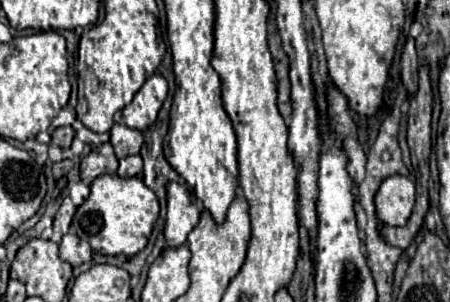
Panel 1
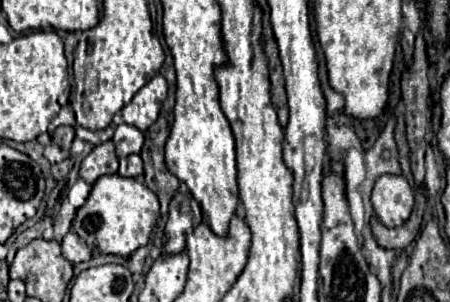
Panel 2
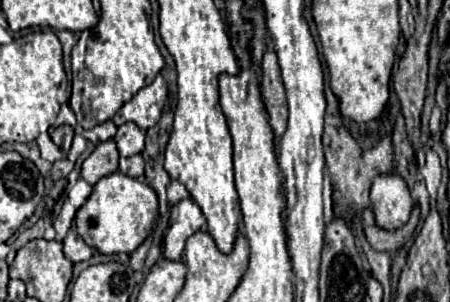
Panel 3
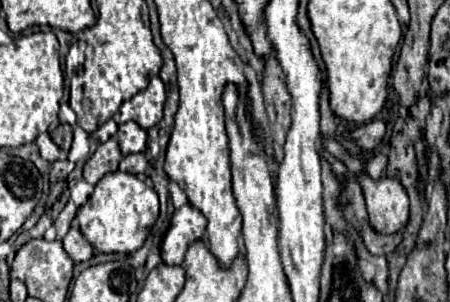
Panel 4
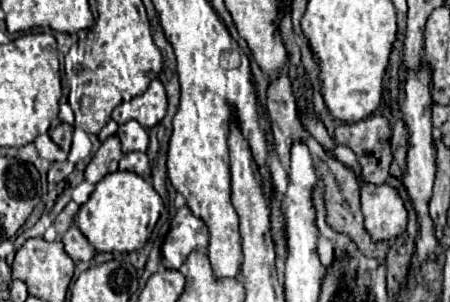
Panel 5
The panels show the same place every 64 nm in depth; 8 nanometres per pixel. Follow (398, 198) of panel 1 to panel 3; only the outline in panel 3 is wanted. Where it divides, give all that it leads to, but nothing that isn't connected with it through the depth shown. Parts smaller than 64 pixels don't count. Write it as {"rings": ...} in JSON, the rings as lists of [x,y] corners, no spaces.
{"rings":[[[378,174],[370,186],[370,206],[378,228],[402,228],[412,212],[412,198],[398,174]]]}

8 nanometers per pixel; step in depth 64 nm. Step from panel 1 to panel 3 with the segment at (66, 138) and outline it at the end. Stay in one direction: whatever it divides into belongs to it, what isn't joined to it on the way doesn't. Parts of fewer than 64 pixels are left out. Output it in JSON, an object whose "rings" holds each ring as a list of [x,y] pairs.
{"rings":[[[69,125],[59,126],[51,133],[52,141],[66,153],[71,148],[73,137],[74,130]]]}

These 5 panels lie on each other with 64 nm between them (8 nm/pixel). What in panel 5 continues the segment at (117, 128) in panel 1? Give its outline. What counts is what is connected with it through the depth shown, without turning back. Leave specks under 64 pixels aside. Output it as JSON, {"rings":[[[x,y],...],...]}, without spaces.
{"rings":[[[130,120],[126,124],[122,124],[116,132],[116,136],[122,142],[122,152],[146,152],[148,148],[148,130],[142,128],[136,120]]]}

